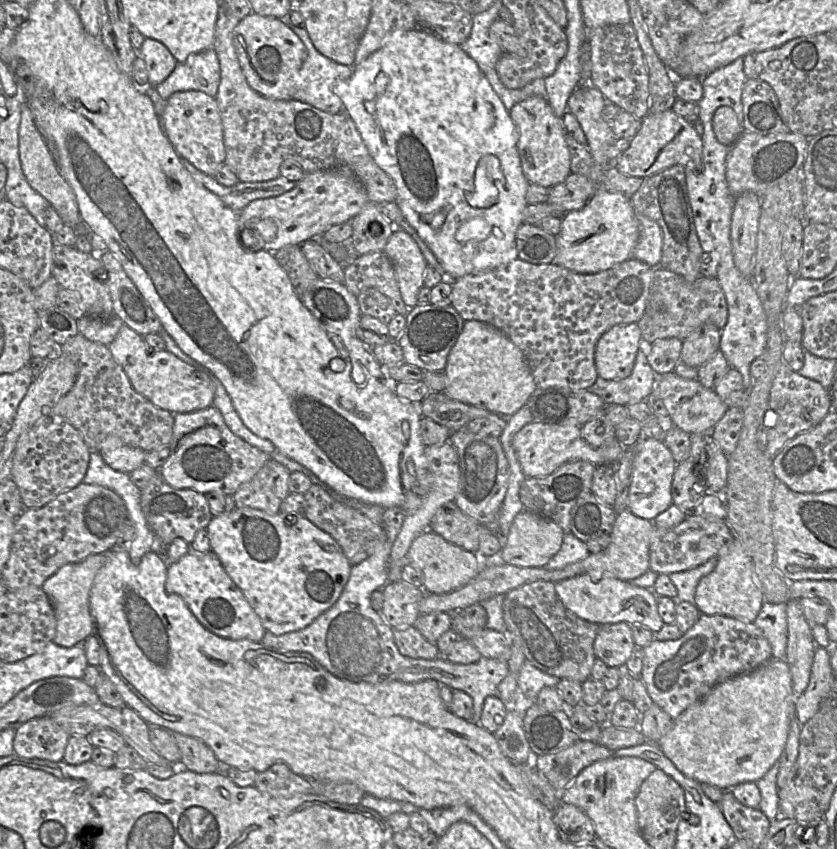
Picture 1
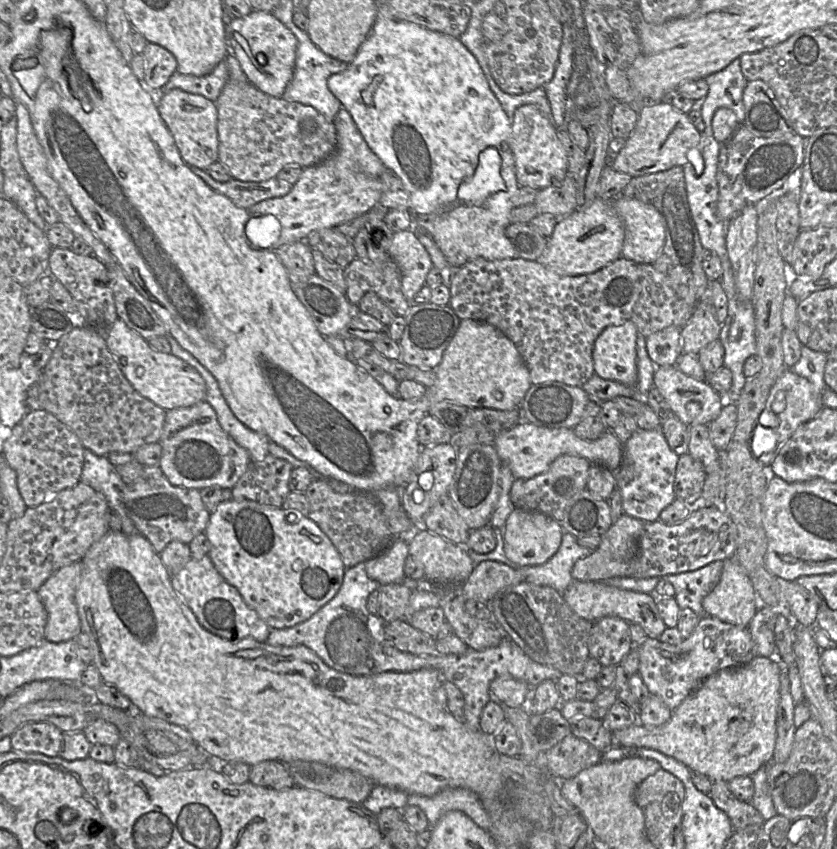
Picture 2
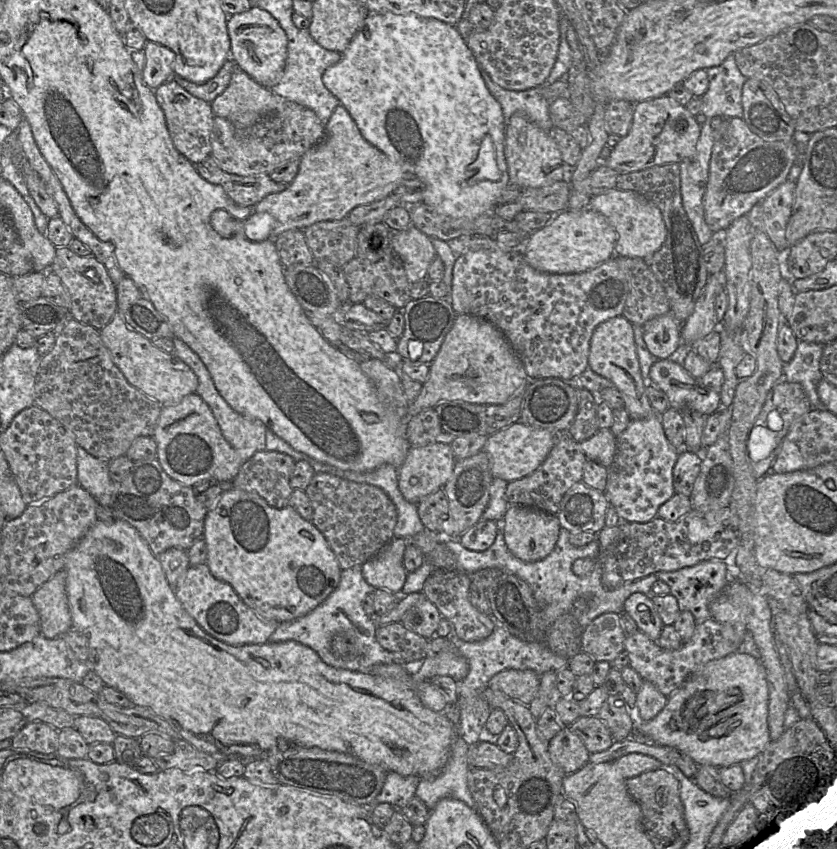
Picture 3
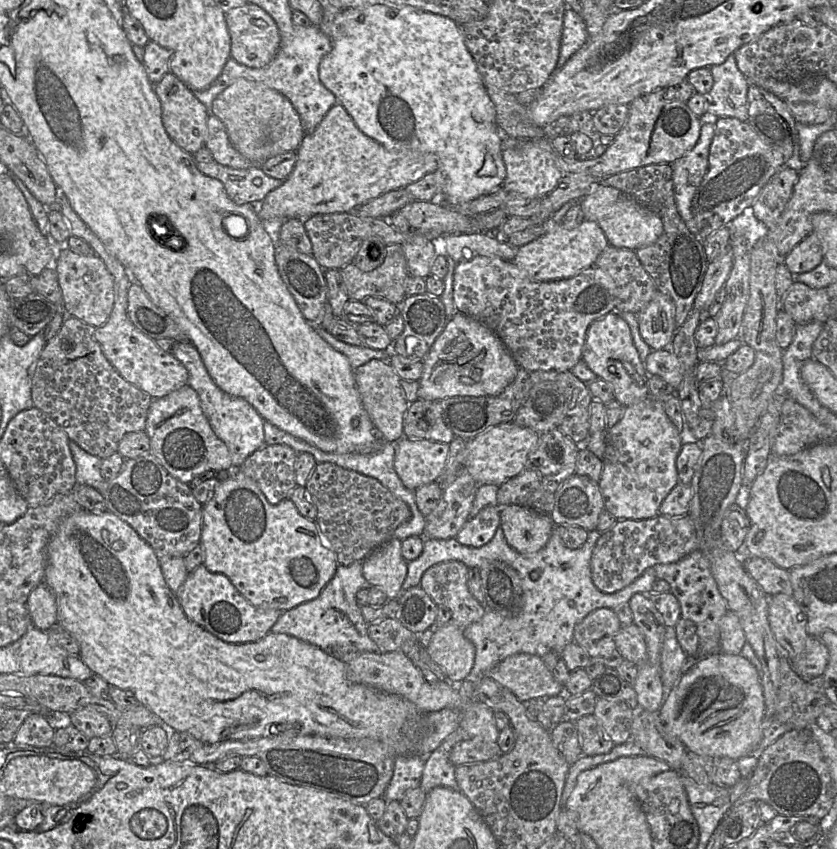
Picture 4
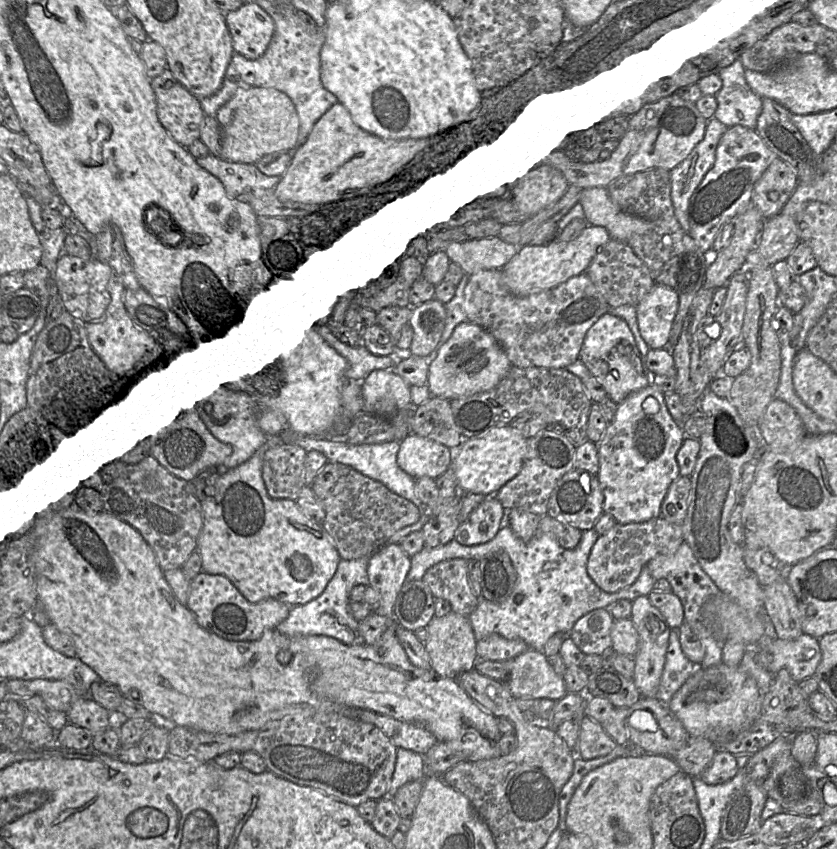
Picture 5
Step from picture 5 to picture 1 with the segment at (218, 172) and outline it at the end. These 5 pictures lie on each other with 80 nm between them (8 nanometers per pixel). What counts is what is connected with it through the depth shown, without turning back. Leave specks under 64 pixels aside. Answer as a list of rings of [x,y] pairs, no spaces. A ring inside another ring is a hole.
[[[181,158],[181,162],[197,183],[218,196],[227,207],[236,212],[241,211],[254,200],[280,196],[292,190],[297,184],[295,181],[278,176],[263,182],[239,181],[233,186],[226,187],[216,181],[213,176],[199,171],[186,159]]]

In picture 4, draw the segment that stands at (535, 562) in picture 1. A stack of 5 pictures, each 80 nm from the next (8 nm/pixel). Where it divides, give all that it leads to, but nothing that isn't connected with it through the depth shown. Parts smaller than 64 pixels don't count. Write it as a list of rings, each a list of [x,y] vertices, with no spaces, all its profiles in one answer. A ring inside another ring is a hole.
[[[514,504],[500,507],[500,524],[509,546],[522,554],[544,548],[555,528],[550,515]]]

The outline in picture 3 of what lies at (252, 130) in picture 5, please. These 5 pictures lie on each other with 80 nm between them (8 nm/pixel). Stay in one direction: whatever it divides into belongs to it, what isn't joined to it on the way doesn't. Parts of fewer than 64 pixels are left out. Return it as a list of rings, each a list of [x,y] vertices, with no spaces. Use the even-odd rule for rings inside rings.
[[[236,67],[229,85],[214,99],[211,108],[214,116],[225,118],[239,130],[246,130],[260,118],[276,110],[281,100],[271,89],[262,86],[240,67]]]

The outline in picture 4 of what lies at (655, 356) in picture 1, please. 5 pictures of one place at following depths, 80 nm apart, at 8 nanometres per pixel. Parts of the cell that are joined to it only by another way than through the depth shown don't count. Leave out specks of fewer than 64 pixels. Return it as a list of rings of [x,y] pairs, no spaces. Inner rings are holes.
[[[657,292],[648,305],[638,313],[639,330],[652,350],[669,348],[677,331],[675,305],[671,298]]]

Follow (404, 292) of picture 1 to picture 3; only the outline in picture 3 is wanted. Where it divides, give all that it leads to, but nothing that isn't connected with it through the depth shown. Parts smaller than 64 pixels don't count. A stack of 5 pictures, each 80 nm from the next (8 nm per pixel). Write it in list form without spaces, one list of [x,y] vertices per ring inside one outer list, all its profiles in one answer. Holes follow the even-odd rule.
[[[410,226],[391,233],[390,247],[402,261],[410,284],[427,278],[429,266],[436,257],[430,237]]]

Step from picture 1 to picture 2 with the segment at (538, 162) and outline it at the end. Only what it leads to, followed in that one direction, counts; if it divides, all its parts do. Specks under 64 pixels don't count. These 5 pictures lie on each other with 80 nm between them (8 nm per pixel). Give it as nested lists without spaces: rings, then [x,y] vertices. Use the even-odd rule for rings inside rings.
[[[527,104],[515,109],[510,120],[511,149],[519,186],[537,190],[561,182],[568,175],[566,151],[558,138],[557,127],[536,106]]]

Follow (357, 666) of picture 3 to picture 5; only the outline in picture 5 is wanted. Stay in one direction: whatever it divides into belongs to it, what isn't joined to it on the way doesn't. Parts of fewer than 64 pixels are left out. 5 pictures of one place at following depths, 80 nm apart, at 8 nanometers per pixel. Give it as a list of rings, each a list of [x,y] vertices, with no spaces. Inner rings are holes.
[[[370,557],[357,559],[340,559],[337,569],[324,590],[313,600],[291,607],[285,620],[276,626],[276,630],[287,637],[324,635],[332,637],[347,645],[363,644],[358,632],[358,621],[353,617],[349,603],[349,593],[355,585],[369,585],[367,564]]]

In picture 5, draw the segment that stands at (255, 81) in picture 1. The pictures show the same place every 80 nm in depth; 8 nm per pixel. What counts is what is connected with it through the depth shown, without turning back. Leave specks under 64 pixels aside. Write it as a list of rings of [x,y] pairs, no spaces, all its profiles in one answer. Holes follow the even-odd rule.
[[[256,2],[244,3],[237,10],[226,12],[225,20],[235,52],[250,60],[265,53],[275,31],[275,23]]]

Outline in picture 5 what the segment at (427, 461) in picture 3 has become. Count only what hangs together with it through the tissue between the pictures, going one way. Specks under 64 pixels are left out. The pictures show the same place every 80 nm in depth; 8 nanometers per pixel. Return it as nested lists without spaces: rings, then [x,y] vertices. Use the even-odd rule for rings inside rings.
[[[408,433],[398,441],[397,465],[411,477],[437,478],[451,465],[450,449],[443,444]]]

